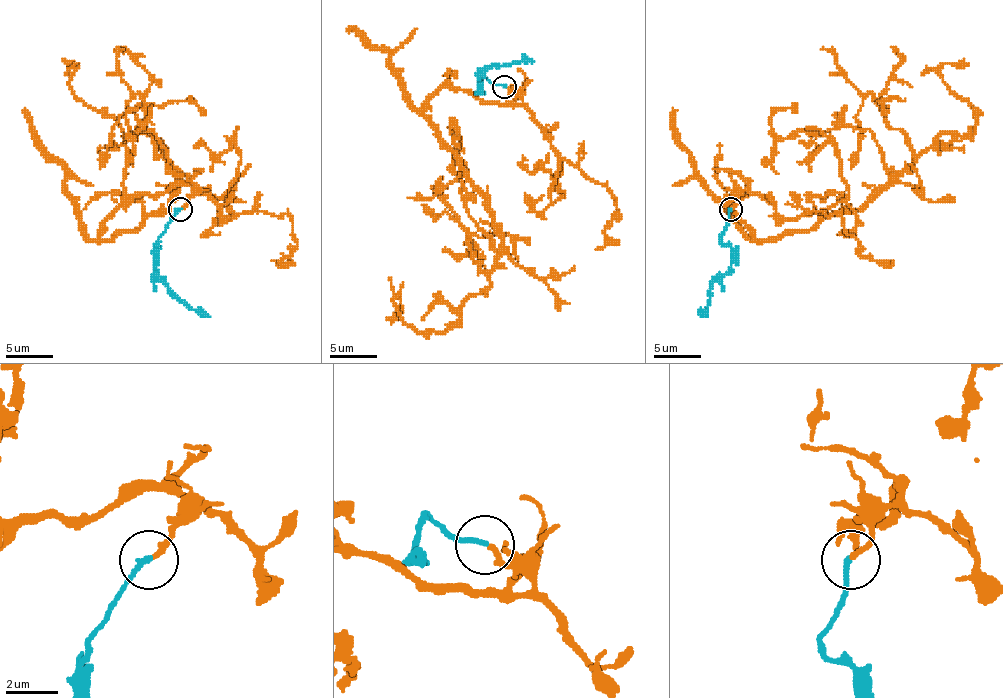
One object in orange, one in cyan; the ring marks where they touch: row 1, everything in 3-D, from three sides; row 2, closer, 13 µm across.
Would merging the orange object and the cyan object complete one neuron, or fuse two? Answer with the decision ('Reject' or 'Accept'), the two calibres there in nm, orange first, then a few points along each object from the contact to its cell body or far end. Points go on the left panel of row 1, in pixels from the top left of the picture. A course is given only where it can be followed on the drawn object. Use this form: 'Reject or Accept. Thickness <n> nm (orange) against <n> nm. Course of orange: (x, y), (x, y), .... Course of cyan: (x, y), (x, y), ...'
Accept. Thickness 190 nm (orange) against 200 nm. Course of orange: (182, 209), (196, 187), (130, 197), (97, 239), (163, 211), (177, 178), (156, 138), (88, 108), (62, 58). Course of cyan: (179, 209), (158, 239), (154, 272), (194, 309), (203, 309), (210, 317)

